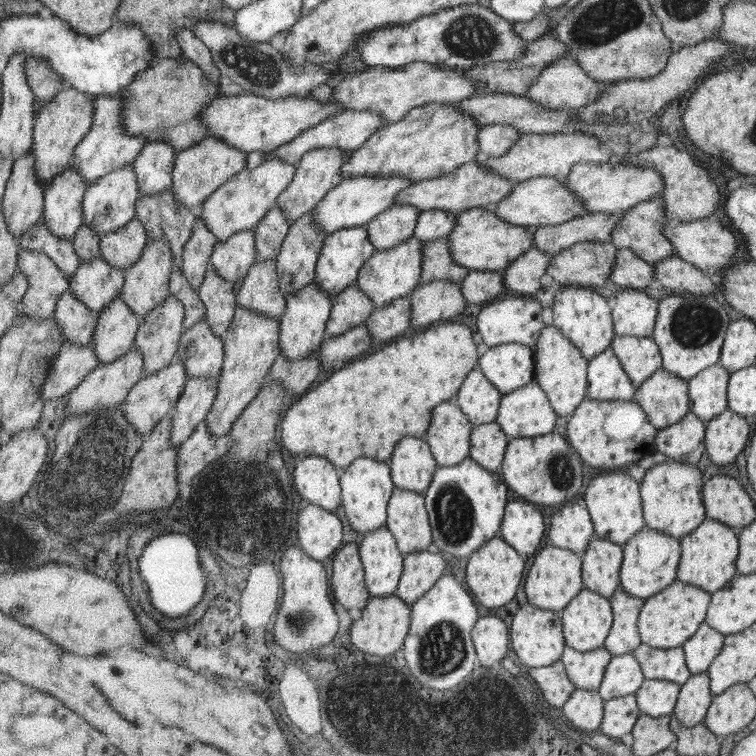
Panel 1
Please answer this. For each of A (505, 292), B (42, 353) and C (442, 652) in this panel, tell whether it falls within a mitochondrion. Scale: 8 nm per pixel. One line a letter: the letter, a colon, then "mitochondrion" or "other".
A: other
B: mitochondrion
C: mitochondrion

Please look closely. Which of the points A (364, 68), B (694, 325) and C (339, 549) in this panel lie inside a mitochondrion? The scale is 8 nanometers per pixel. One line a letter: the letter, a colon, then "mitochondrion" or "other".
A: other
B: mitochondrion
C: other

